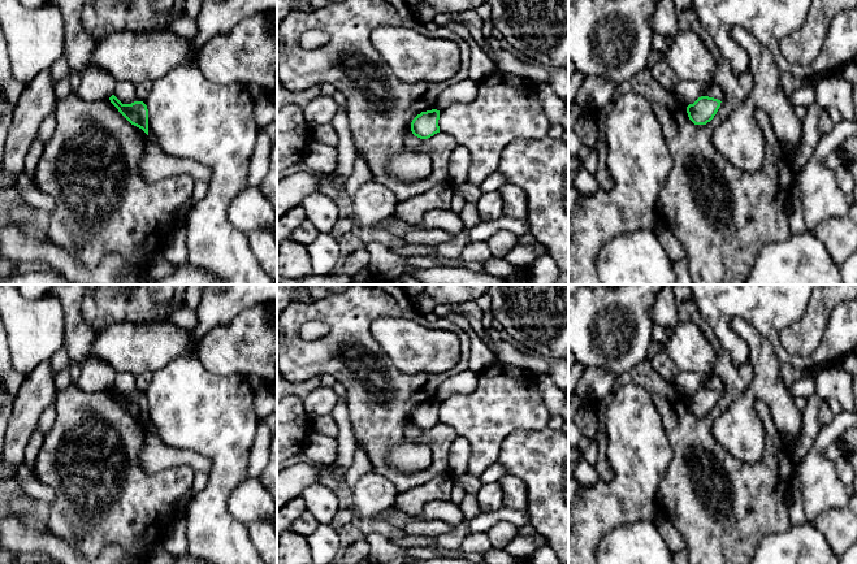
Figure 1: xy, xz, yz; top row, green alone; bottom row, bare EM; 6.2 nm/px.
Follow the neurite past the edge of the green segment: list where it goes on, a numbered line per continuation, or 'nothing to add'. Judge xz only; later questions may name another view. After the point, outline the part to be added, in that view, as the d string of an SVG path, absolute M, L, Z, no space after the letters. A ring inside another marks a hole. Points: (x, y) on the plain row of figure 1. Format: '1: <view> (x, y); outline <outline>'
nothing to add

